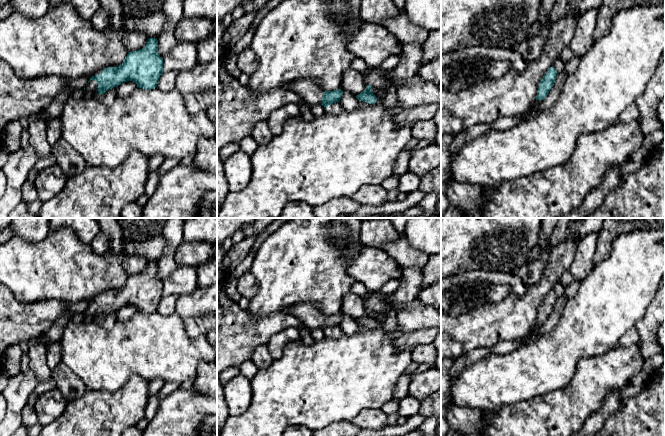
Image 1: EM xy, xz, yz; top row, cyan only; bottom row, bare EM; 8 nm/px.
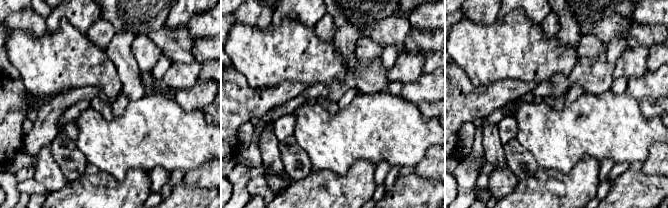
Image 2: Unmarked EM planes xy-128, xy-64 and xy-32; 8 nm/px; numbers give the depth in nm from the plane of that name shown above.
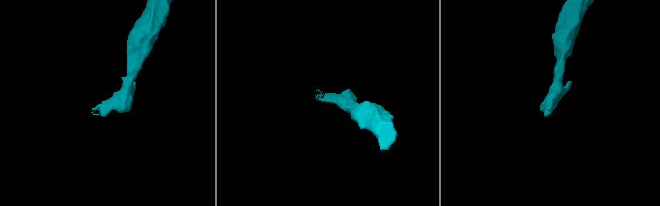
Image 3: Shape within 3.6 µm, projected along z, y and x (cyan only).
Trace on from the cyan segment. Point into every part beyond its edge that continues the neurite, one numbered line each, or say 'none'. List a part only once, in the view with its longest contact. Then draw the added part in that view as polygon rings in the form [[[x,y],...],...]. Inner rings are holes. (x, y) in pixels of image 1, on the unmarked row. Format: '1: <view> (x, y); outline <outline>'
1: xy (92, 310); outline [[[91,304],[85,311],[86,316],[98,317],[98,308],[95,304]]]

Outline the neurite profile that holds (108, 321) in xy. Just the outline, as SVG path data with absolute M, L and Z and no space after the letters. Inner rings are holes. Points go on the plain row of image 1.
M117 311L111 312L102 319L100 319L102 326L106 330L111 330L116 323Z

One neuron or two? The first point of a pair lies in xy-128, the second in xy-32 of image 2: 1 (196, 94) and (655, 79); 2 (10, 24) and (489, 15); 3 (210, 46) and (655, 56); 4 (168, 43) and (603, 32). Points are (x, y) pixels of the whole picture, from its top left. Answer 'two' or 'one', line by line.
1: one
2: one
3: two
4: one

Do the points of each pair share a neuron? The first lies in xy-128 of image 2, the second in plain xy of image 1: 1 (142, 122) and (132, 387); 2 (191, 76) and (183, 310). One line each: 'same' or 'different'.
1: different
2: different

